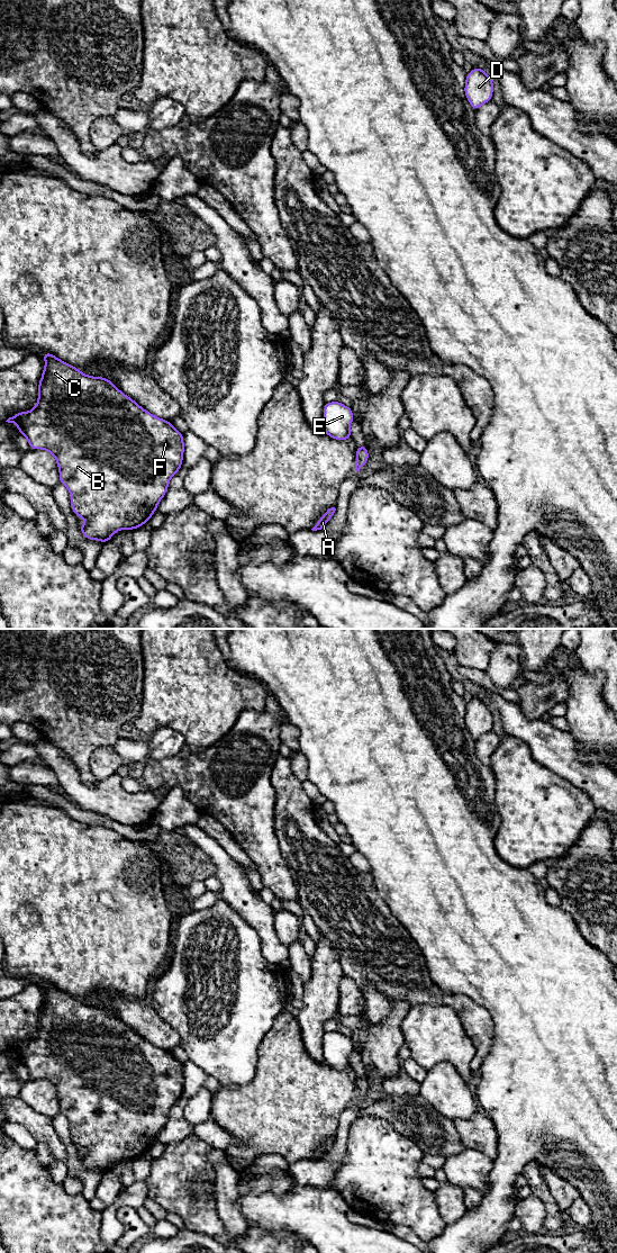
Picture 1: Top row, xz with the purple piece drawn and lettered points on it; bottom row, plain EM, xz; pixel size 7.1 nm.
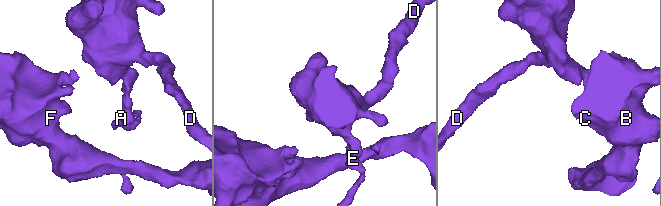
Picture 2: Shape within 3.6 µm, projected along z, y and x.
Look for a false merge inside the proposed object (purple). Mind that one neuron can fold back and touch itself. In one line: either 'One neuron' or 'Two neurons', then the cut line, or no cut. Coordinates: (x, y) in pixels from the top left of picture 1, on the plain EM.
One neuron. No split

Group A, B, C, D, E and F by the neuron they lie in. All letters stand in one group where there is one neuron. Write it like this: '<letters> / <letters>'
A B C D E F

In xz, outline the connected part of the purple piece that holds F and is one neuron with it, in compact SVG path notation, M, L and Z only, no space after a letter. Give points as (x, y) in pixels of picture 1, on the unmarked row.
M45 982L42 988L46 991L38 1013L38 1029L36 1036L29 1042L20 1042L9 1047L6 1052L15 1053L20 1064L29 1072L29 1079L43 1079L51 1082L58 1097L60 1114L64 1115L71 1127L72 1141L75 1145L87 1151L79 1156L88 1170L99 1170L107 1173L120 1160L134 1160L149 1151L156 1137L167 1121L170 1109L181 1099L184 1082L183 1063L179 1062L169 1051L154 1046L135 1030L119 1020L111 1010L103 1007L92 1007L81 1002L75 997L60 990L52 983Z

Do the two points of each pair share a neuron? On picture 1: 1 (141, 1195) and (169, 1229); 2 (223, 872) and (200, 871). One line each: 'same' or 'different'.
1: different
2: different

